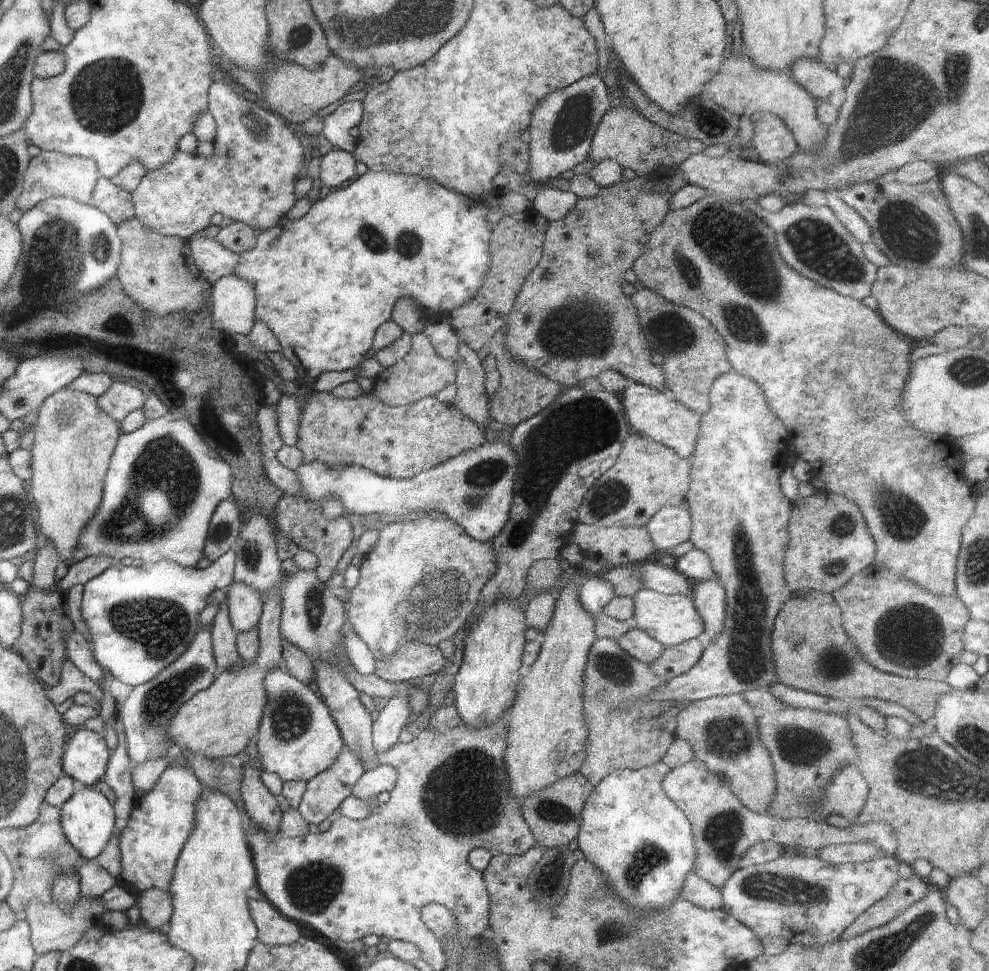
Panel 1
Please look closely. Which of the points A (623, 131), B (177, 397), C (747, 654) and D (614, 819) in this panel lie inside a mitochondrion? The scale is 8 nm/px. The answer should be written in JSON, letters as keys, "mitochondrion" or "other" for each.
{"A":"other","B":"mitochondrion","C":"mitochondrion","D":"other"}

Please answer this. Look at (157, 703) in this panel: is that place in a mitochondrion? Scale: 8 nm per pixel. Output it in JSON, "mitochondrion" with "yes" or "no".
{"mitochondrion":"yes"}

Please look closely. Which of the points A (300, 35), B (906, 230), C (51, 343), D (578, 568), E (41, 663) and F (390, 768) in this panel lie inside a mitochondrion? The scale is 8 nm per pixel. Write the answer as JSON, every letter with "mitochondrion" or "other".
{"A":"mitochondrion","B":"mitochondrion","C":"other","D":"other","E":"other","F":"other"}

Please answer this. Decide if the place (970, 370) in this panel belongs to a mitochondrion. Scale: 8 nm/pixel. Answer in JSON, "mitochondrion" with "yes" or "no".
{"mitochondrion":"yes"}

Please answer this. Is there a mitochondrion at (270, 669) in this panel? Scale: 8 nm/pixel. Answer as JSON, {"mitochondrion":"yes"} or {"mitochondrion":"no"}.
{"mitochondrion":"no"}

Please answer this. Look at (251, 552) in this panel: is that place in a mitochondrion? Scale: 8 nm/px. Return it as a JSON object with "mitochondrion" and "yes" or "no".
{"mitochondrion":"yes"}

